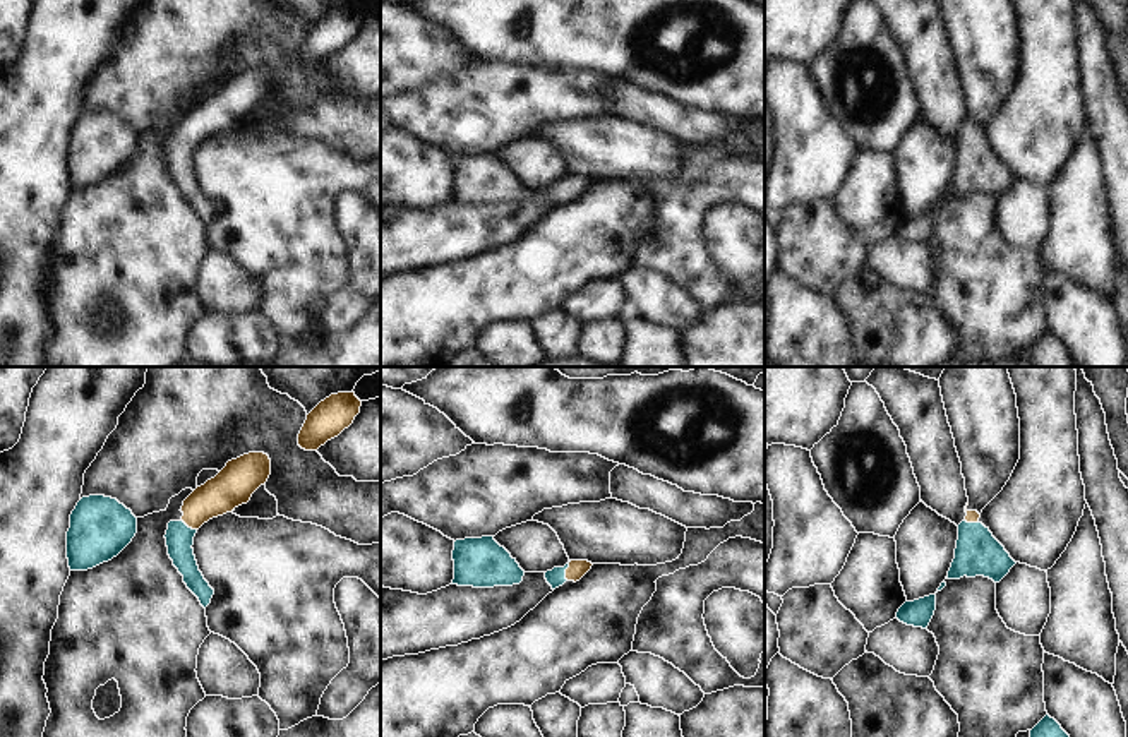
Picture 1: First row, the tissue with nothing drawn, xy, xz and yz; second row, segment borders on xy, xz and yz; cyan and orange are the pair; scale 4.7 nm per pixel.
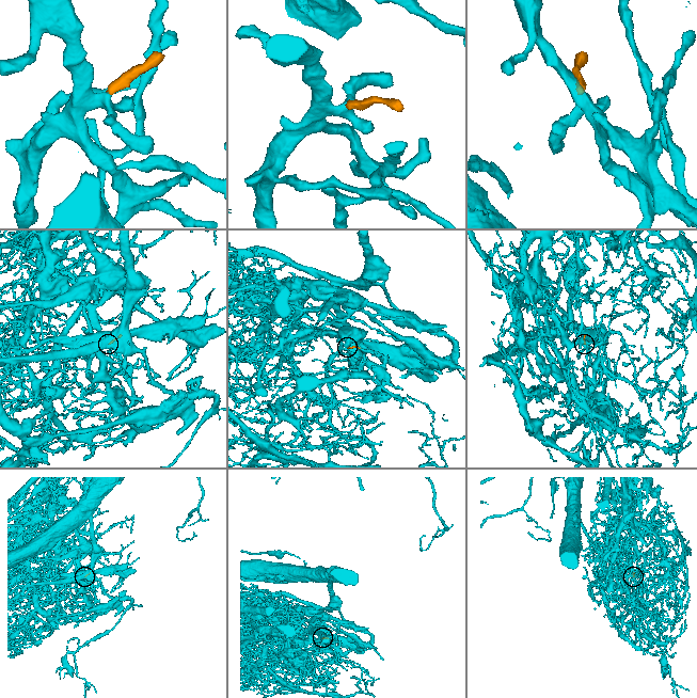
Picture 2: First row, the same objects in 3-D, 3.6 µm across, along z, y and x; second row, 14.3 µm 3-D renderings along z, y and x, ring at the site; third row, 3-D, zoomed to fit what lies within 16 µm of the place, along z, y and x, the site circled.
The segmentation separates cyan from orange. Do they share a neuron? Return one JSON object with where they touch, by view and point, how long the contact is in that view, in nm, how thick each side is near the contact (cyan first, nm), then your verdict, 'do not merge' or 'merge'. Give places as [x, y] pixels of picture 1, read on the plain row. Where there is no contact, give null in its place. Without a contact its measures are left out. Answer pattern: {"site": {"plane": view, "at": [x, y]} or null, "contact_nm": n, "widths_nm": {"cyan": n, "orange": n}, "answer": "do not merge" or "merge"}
{"site": {"plane": "xz", "at": [564, 187]}, "contact_nm": 90, "widths_nm": {"cyan": 90, "orange": 90}, "answer": "merge"}

